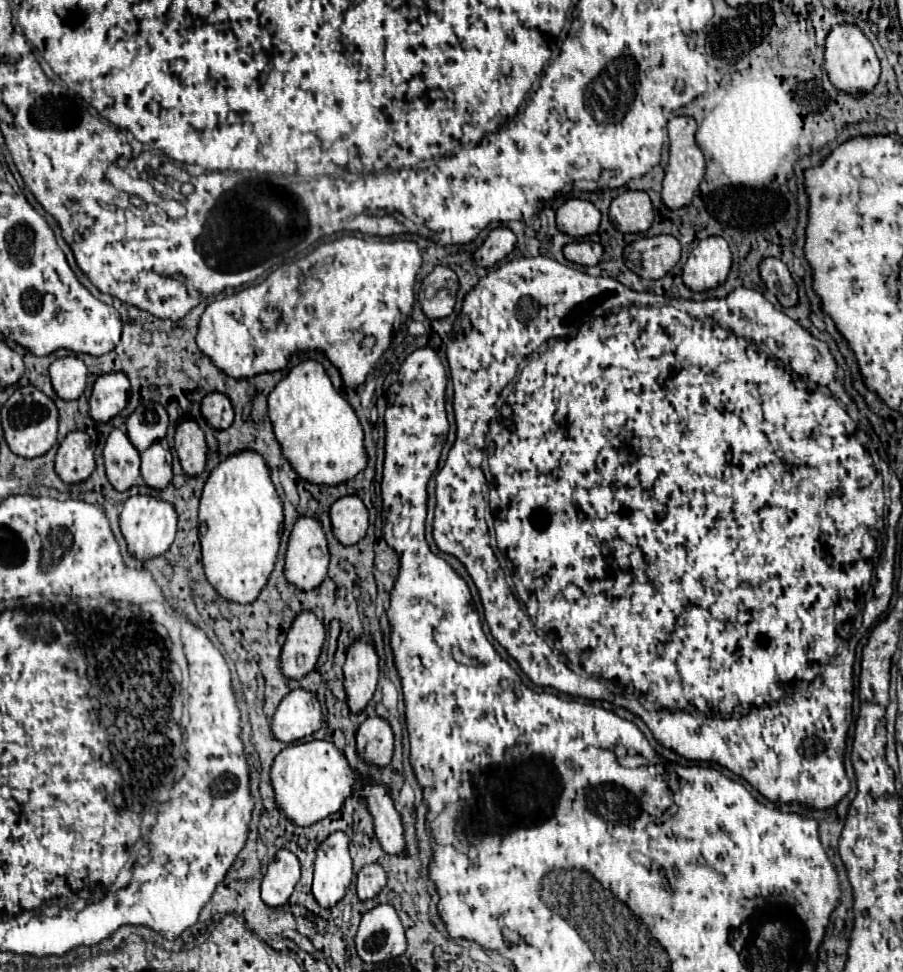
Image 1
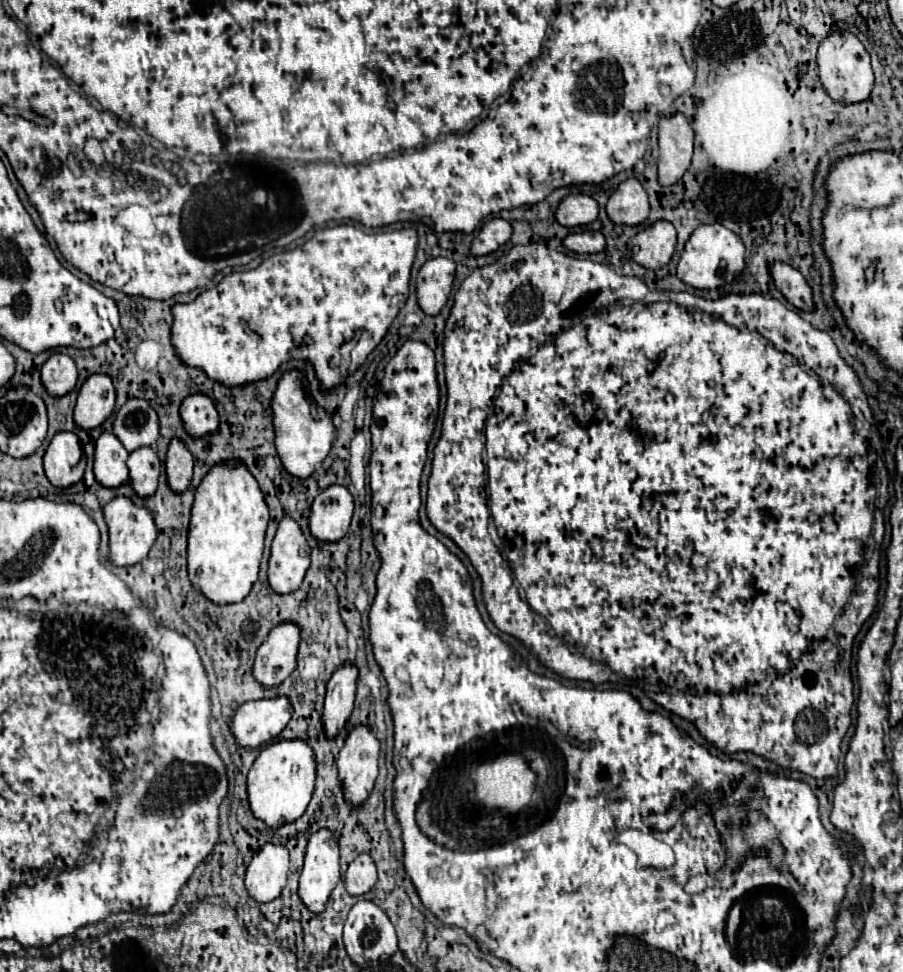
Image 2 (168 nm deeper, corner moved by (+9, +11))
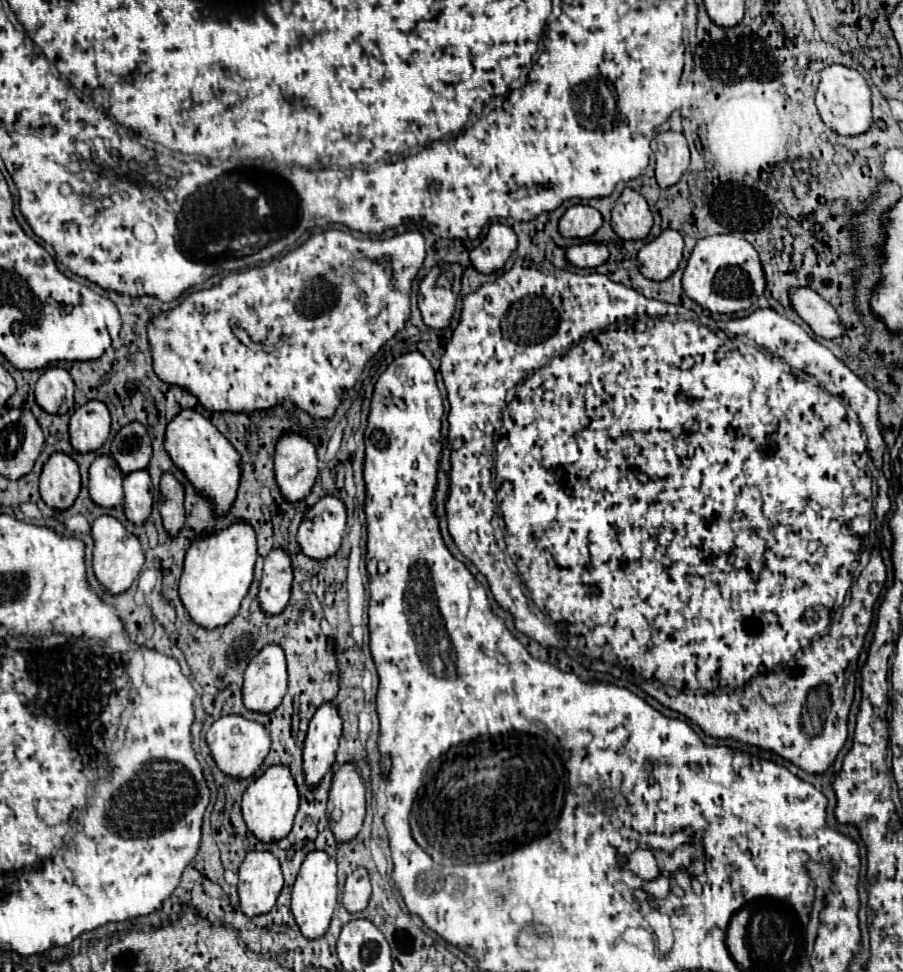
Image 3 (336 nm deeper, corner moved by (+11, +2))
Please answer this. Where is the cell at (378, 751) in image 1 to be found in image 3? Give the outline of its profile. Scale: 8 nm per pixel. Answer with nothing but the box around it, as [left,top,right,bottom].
[327,765,365,843]

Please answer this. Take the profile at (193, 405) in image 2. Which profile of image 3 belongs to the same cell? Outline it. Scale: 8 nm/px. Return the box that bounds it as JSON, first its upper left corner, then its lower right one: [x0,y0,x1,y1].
[165,409,241,517]

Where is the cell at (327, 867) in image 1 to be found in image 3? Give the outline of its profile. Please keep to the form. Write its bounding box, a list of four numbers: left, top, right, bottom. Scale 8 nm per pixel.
[291,851,337,939]

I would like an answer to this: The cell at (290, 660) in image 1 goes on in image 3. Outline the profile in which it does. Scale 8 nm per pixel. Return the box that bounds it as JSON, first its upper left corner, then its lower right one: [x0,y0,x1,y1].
[243,645,287,713]

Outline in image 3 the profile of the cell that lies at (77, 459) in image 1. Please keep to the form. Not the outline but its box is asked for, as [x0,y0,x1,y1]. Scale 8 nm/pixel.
[39,453,81,511]

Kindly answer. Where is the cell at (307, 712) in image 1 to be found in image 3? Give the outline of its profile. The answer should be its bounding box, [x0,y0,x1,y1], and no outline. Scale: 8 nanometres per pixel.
[205,715,271,779]

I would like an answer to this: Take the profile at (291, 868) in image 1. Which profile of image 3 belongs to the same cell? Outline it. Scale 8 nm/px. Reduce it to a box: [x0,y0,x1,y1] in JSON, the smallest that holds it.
[237,851,283,917]

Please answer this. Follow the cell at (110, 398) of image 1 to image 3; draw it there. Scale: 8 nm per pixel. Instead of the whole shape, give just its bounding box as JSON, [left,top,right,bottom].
[69,401,111,453]

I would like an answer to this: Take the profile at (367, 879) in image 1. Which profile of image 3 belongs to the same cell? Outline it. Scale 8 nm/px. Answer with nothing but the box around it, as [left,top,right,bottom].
[341,867,371,913]

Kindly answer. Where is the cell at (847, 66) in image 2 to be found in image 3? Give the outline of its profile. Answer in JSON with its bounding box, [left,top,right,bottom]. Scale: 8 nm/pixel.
[815,65,873,137]

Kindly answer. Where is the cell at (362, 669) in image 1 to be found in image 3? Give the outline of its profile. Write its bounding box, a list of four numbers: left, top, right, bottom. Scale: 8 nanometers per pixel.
[303,703,343,787]

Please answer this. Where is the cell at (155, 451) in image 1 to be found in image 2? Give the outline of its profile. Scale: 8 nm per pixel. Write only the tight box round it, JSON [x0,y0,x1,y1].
[127,446,161,496]

